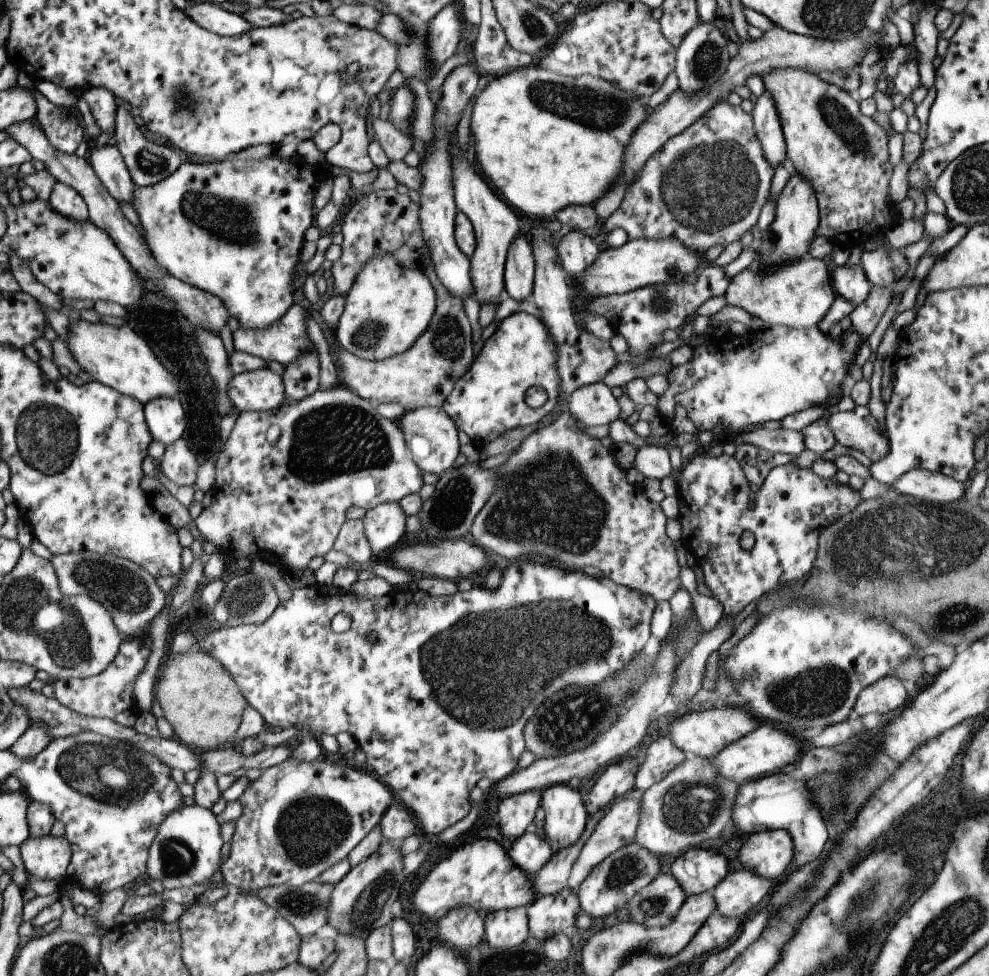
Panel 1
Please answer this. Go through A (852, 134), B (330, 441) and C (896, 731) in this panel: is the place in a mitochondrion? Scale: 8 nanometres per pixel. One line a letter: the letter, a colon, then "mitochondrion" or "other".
A: mitochondrion
B: mitochondrion
C: other

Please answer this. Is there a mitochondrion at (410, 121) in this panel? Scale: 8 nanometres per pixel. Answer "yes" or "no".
no

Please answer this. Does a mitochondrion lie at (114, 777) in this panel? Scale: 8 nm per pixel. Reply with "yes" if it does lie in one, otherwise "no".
yes

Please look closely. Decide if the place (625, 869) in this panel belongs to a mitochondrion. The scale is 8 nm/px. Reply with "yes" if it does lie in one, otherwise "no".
yes

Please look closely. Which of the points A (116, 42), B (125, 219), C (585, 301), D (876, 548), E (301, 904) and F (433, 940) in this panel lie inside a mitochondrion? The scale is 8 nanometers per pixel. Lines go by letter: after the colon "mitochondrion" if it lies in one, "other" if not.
A: other
B: other
C: other
D: mitochondrion
E: mitochondrion
F: other

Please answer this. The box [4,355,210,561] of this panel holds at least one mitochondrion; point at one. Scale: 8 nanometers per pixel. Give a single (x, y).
(47, 436)

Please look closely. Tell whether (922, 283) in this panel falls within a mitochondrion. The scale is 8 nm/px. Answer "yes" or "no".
no

